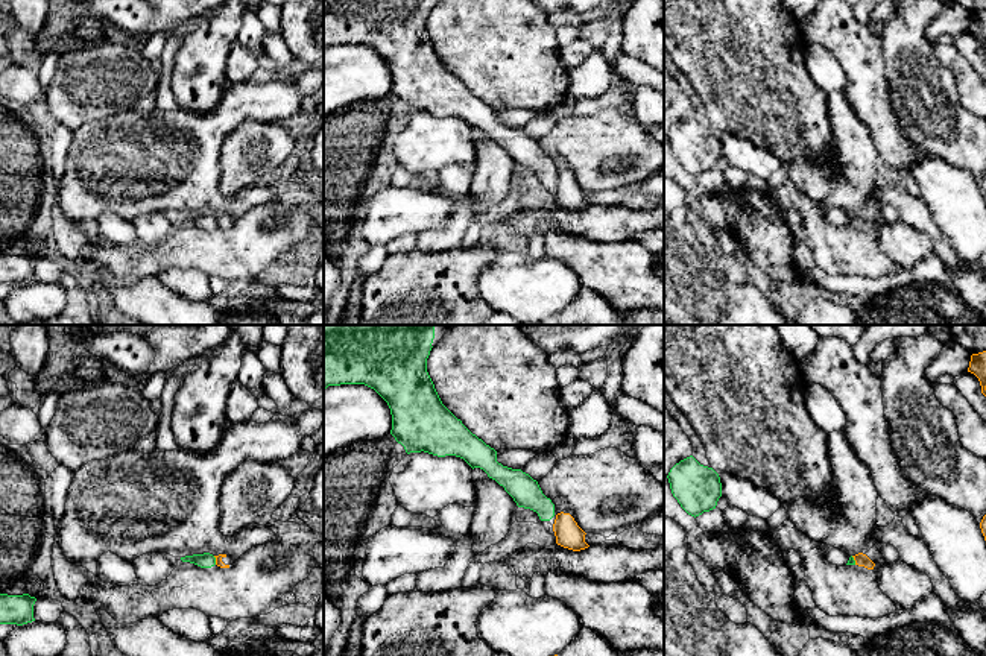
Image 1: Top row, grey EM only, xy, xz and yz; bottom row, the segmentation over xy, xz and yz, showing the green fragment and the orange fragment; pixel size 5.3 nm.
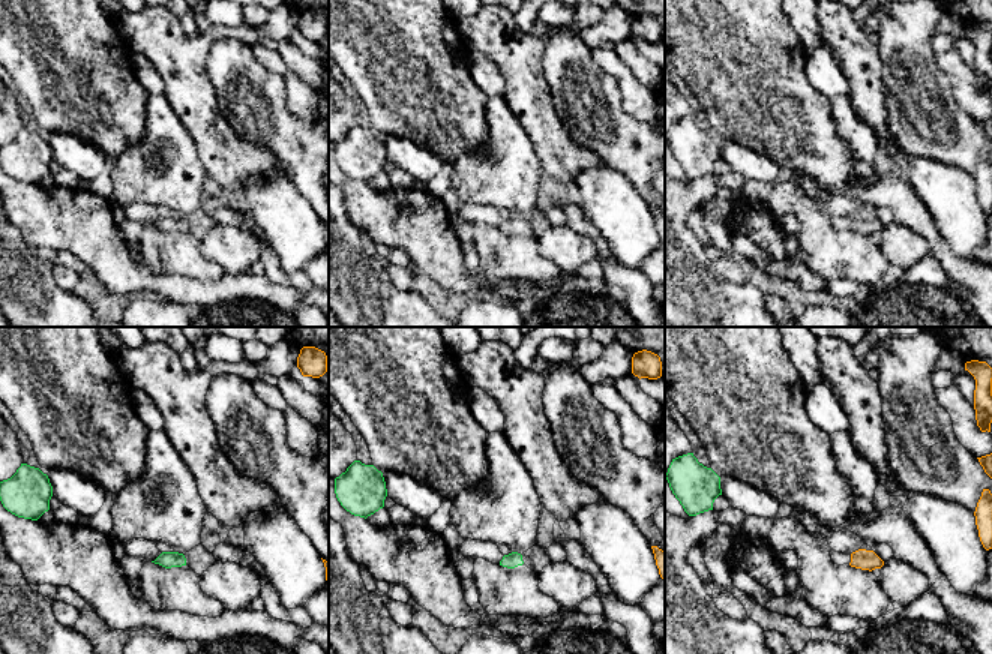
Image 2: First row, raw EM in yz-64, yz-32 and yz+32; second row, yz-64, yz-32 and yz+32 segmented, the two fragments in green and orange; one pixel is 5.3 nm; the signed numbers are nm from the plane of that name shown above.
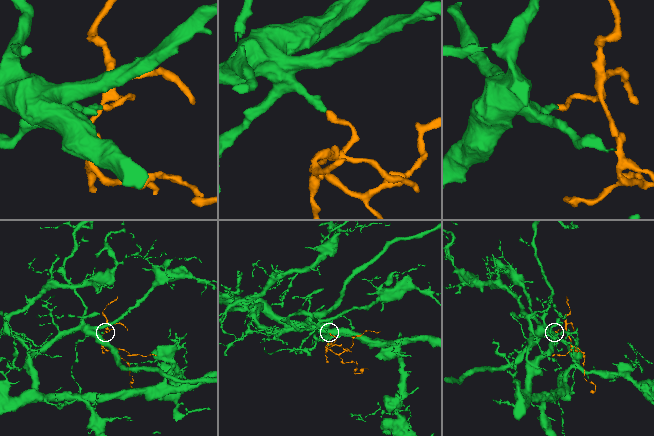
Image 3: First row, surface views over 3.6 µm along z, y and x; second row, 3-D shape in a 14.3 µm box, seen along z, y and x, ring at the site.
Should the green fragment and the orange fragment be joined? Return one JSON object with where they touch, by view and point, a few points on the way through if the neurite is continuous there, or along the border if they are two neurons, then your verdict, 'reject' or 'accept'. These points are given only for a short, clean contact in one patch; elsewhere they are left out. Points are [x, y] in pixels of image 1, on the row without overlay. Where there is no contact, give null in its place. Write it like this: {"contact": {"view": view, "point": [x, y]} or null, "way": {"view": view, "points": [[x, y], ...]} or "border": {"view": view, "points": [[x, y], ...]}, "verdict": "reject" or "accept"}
{"contact": {"view": "xy", "point": [214, 220]}, "border": {"view": "xy", "points": [[213, 216], [216, 223]]}, "verdict": "reject"}

